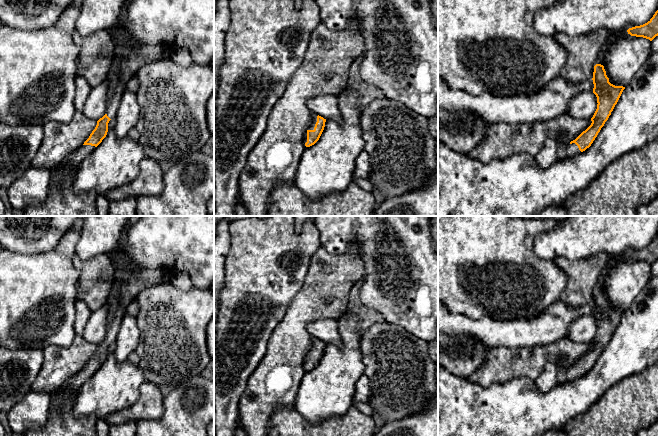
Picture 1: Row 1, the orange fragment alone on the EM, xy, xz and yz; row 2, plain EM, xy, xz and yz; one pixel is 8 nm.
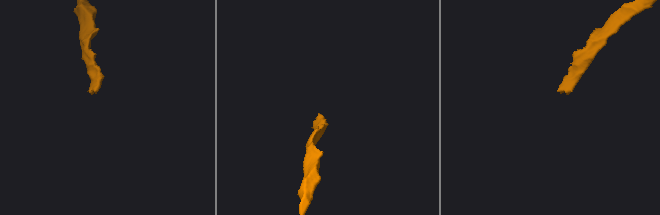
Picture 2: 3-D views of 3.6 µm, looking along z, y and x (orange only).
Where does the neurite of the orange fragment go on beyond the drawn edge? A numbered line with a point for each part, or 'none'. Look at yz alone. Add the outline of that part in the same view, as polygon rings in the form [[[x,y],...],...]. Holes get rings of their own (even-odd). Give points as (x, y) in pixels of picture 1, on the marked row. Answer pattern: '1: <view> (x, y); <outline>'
1: yz (564, 151); [[[575,143],[559,145],[557,148],[557,159],[566,159],[580,154],[578,146]]]

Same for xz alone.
1: xz (314, 119); [[[313,113],[313,117],[312,117],[312,123],[309,126],[308,130],[314,130],[315,124],[317,122],[317,114]]]

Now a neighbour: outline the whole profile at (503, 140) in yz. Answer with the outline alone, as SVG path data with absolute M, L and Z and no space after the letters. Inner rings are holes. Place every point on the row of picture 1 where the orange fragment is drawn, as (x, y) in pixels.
M569 113L531 123L490 123L487 137L468 156L482 163L520 153L536 157L547 139L554 139L559 145L570 144L591 123L591 119L575 118Z

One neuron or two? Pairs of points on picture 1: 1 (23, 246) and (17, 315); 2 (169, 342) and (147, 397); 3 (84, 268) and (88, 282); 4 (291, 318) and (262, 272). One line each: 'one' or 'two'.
1: two
2: two
3: one
4: two

